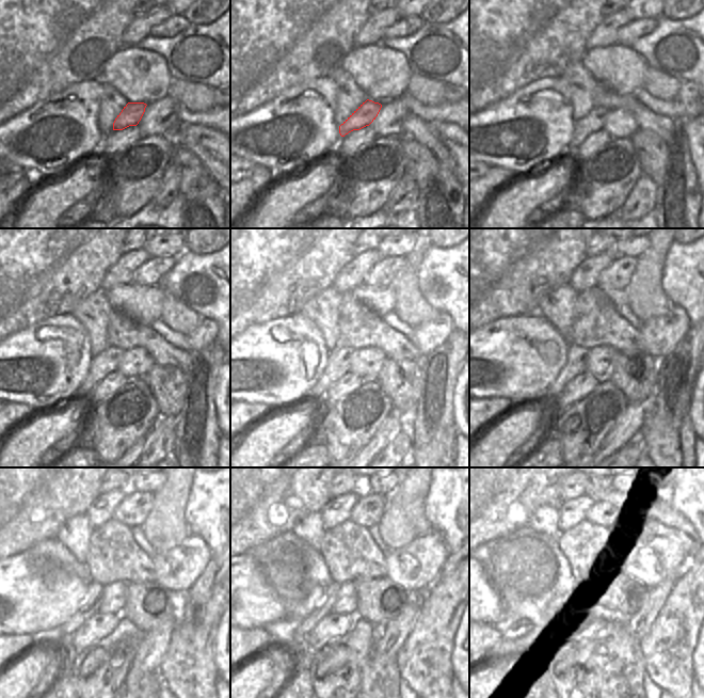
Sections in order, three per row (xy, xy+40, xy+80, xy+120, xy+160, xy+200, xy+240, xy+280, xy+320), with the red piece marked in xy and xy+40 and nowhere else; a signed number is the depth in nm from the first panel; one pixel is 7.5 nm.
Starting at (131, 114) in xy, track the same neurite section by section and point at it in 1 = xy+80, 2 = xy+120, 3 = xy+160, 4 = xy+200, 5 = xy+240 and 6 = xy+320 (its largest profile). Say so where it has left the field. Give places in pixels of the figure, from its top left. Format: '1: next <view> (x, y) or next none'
1: next xy+80 (593, 122)
2: next xy+120 (105, 363)
3: next xy+160 (338, 364)
4: next xy+200 (574, 366)
5: next xy+240 (91, 605)
6: next xy+320 (507, 647)

